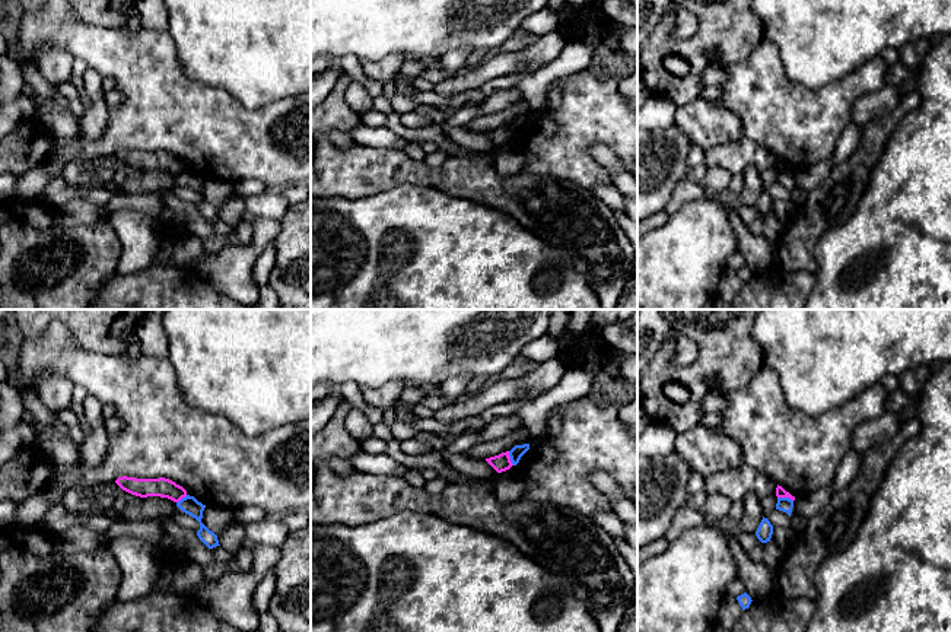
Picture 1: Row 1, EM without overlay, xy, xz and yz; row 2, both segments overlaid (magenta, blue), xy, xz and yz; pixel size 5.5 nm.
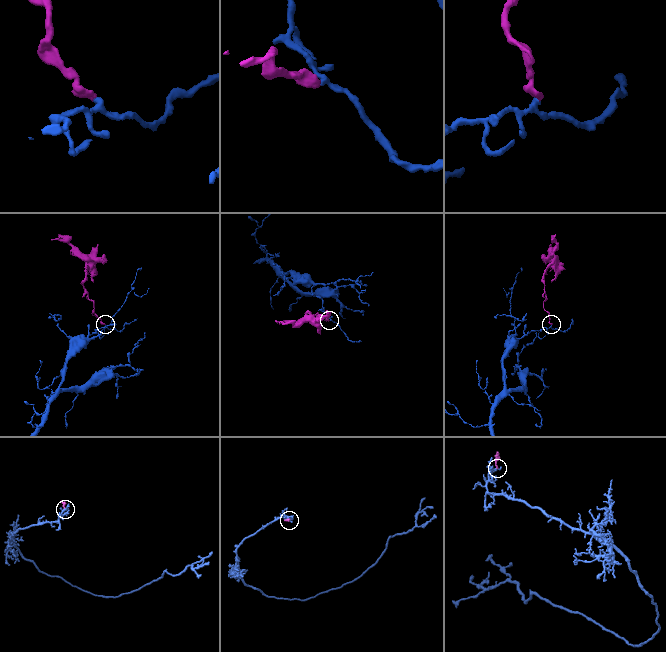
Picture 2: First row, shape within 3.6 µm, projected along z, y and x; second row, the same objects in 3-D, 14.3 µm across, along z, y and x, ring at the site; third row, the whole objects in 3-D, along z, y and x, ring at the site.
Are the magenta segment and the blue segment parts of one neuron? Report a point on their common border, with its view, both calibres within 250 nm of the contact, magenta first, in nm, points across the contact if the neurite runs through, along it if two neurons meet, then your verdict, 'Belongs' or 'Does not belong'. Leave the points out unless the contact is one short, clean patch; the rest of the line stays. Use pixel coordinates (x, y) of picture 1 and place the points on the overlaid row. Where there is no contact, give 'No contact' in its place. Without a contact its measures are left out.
Touches magenta at yz (785, 496). Thickness 60 nm (magenta) against 80 nm. Boundary: yz (778, 496), (786, 496), (792, 501). Does not belong

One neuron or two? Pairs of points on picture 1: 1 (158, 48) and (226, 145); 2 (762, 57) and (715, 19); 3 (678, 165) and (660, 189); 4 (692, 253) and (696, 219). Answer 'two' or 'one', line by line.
1: one
2: two
3: one
4: one

